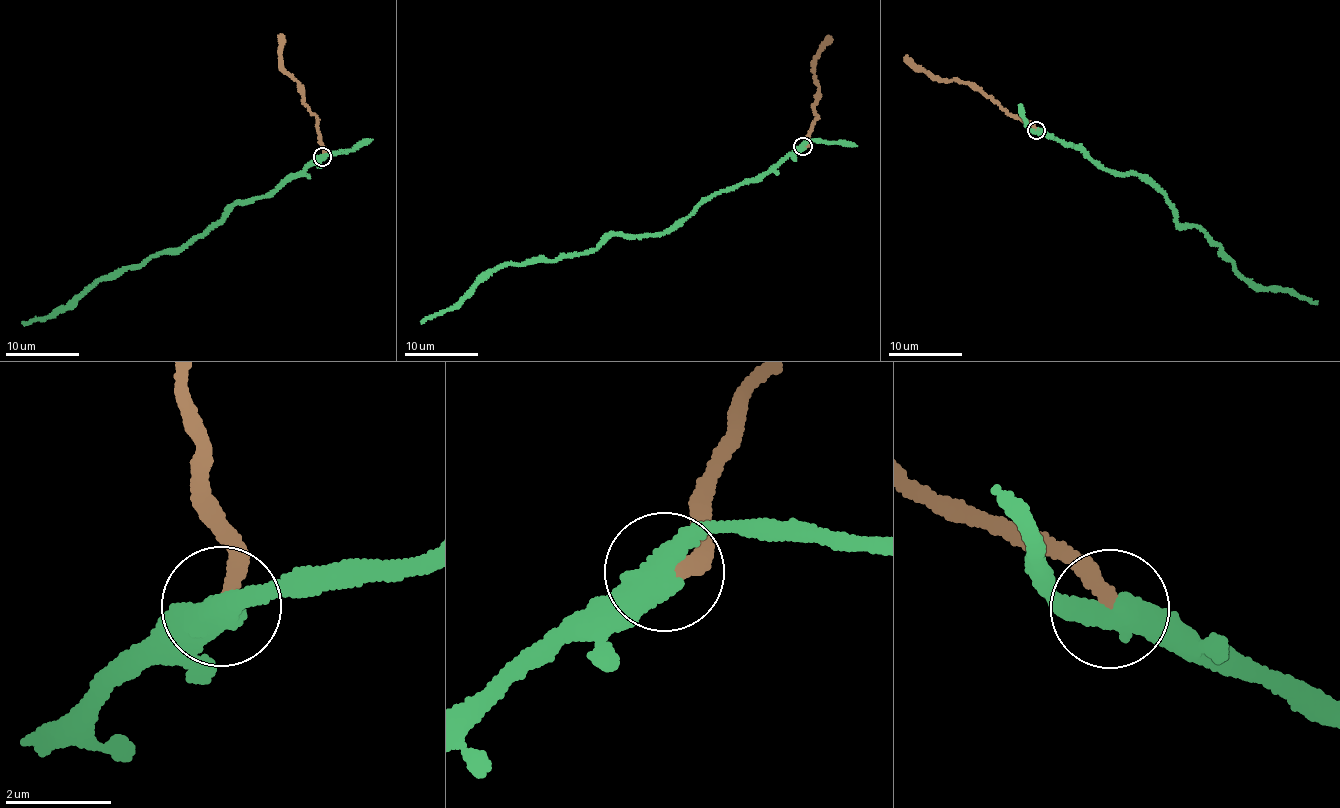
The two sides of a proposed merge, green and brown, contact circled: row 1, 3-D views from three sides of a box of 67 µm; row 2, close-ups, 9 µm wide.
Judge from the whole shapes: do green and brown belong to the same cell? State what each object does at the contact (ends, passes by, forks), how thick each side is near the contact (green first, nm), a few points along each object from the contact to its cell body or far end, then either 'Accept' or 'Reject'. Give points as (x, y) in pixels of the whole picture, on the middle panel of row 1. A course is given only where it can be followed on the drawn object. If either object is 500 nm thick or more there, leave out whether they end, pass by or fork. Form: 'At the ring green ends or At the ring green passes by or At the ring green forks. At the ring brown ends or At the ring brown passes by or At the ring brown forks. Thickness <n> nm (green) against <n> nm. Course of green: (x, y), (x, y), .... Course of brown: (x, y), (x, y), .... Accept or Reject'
Thickness 500 nm (green) against 320 nm. Course of green: (802, 147), (766, 172), (712, 194), (662, 232), (607, 235), (595, 248), (568, 257), (493, 270), (421, 323). Course of brown: (802, 147), (808, 141), (810, 129), (817, 116), (813, 105), (818, 83), (814, 79), (815, 57), (829, 36). Reject

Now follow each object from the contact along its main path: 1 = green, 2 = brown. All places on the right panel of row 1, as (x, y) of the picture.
1: (1037, 130), (1079, 148), (1098, 165), (1144, 177), (1166, 197), (1177, 222), (1201, 230), (1246, 279), (1318, 301)
2: (1037, 130), (1029, 122), (1015, 118), (997, 102), (967, 84), (955, 79), (932, 80), (904, 57)

